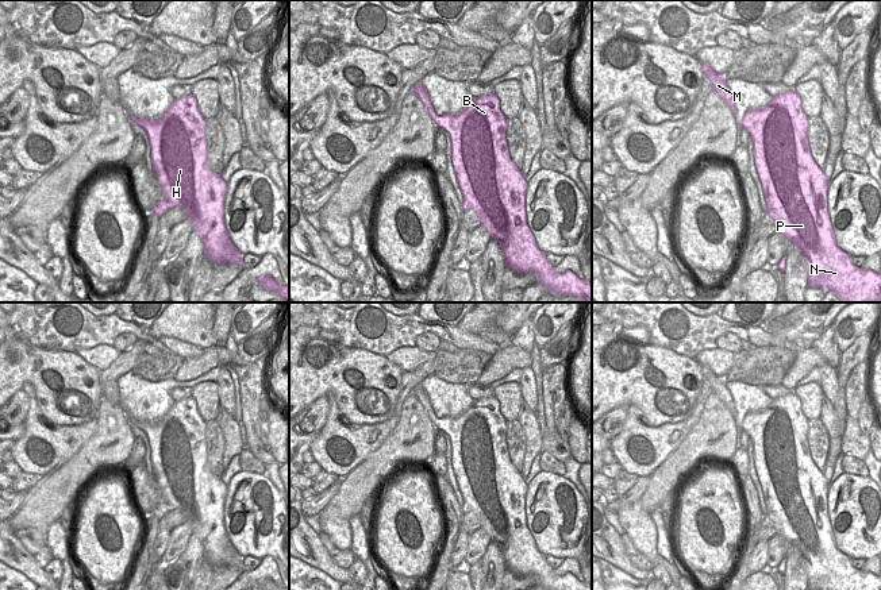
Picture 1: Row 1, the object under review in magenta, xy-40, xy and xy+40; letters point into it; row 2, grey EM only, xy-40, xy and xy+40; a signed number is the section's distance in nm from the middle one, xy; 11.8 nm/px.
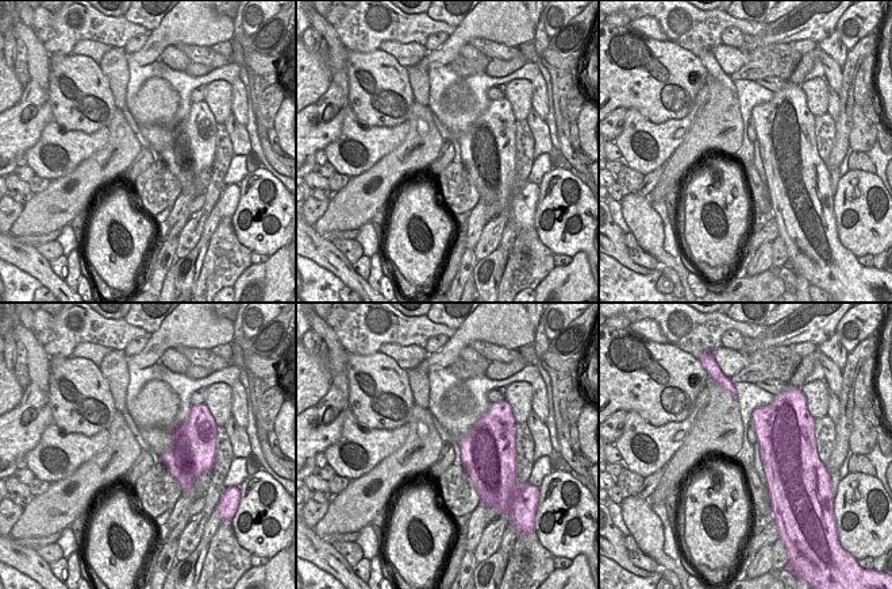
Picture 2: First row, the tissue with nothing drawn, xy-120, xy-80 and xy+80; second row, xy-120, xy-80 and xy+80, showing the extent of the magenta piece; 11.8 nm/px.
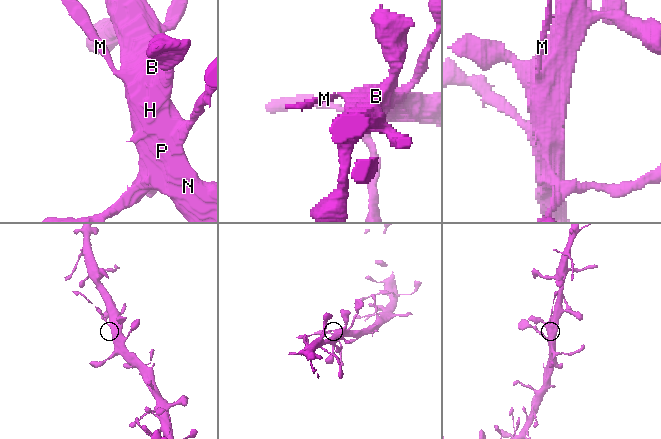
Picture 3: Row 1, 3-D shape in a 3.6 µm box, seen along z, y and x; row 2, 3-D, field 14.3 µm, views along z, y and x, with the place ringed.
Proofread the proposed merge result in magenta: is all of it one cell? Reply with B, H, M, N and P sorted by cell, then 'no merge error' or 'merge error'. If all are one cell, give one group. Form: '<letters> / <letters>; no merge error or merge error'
B H N P / M; merge error

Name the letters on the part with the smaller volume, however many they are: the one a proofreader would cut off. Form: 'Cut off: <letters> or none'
Cut off: M

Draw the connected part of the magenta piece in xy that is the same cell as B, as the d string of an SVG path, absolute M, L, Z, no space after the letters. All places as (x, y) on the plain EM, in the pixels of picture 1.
M492 396L474 400L468 410L454 417L438 419L434 410L426 413L432 424L450 437L453 470L463 498L463 514L473 513L490 536L490 541L501 545L505 571L536 575L538 585L546 590L592 590L592 586L570 572L555 575L546 556L536 548L526 518L527 483L509 459L505 441L507 420L500 413L497 398Z

